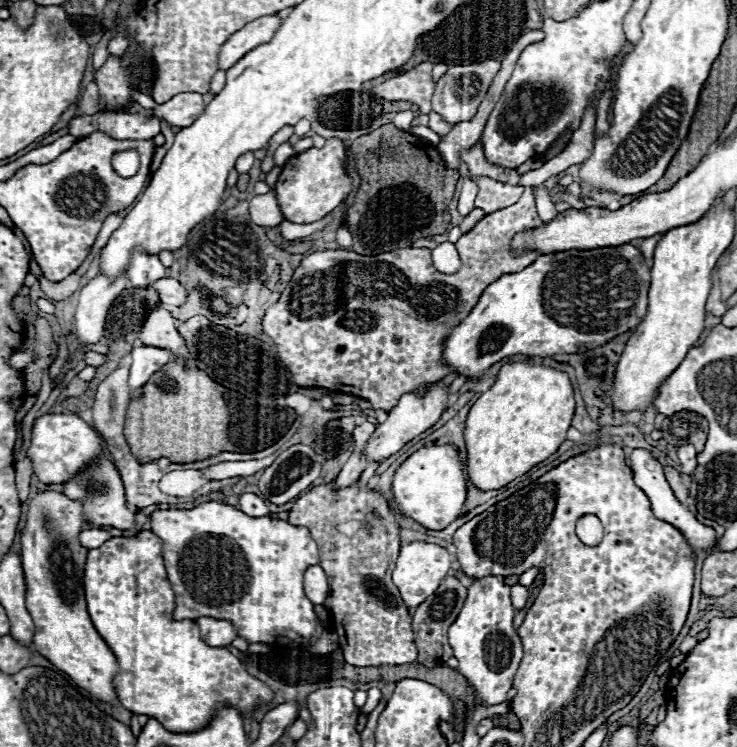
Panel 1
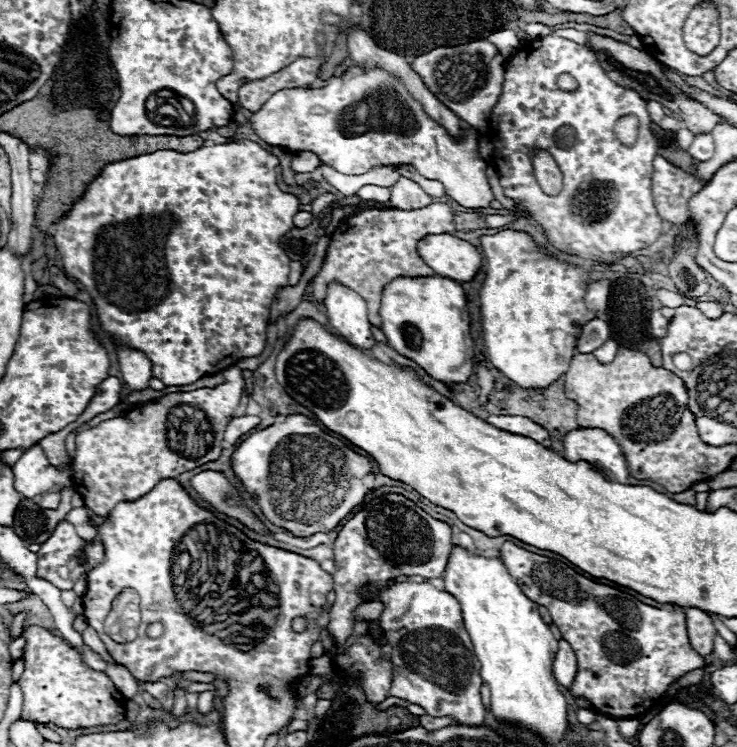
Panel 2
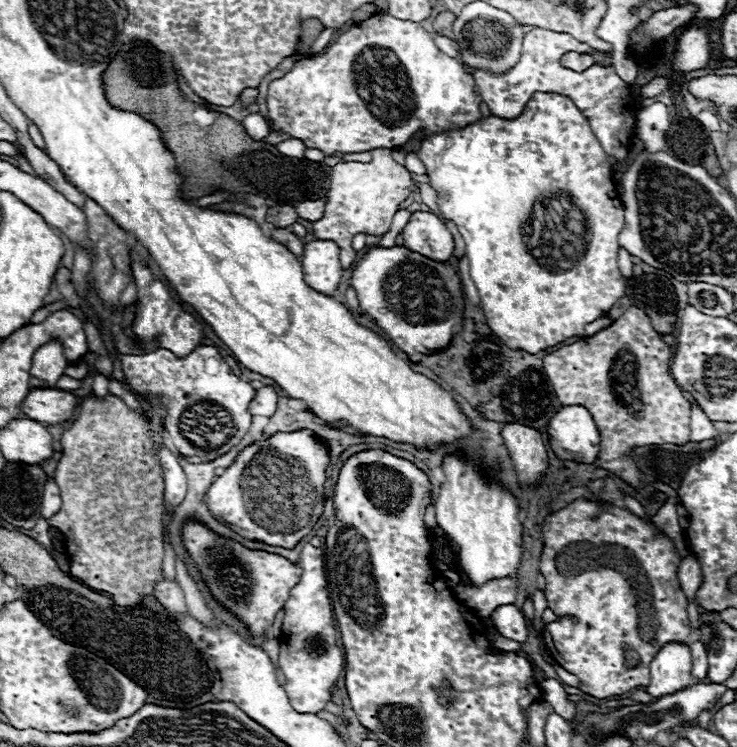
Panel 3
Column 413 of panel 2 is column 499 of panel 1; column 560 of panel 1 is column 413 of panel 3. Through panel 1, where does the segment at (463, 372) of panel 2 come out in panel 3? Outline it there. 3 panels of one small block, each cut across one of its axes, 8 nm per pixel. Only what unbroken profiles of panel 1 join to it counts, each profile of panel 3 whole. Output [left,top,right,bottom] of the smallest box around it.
[350,246,464,354]

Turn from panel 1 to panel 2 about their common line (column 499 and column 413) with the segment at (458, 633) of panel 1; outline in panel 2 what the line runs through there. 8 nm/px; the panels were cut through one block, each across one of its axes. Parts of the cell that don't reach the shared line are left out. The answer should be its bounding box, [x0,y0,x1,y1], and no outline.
[370,578,486,726]

